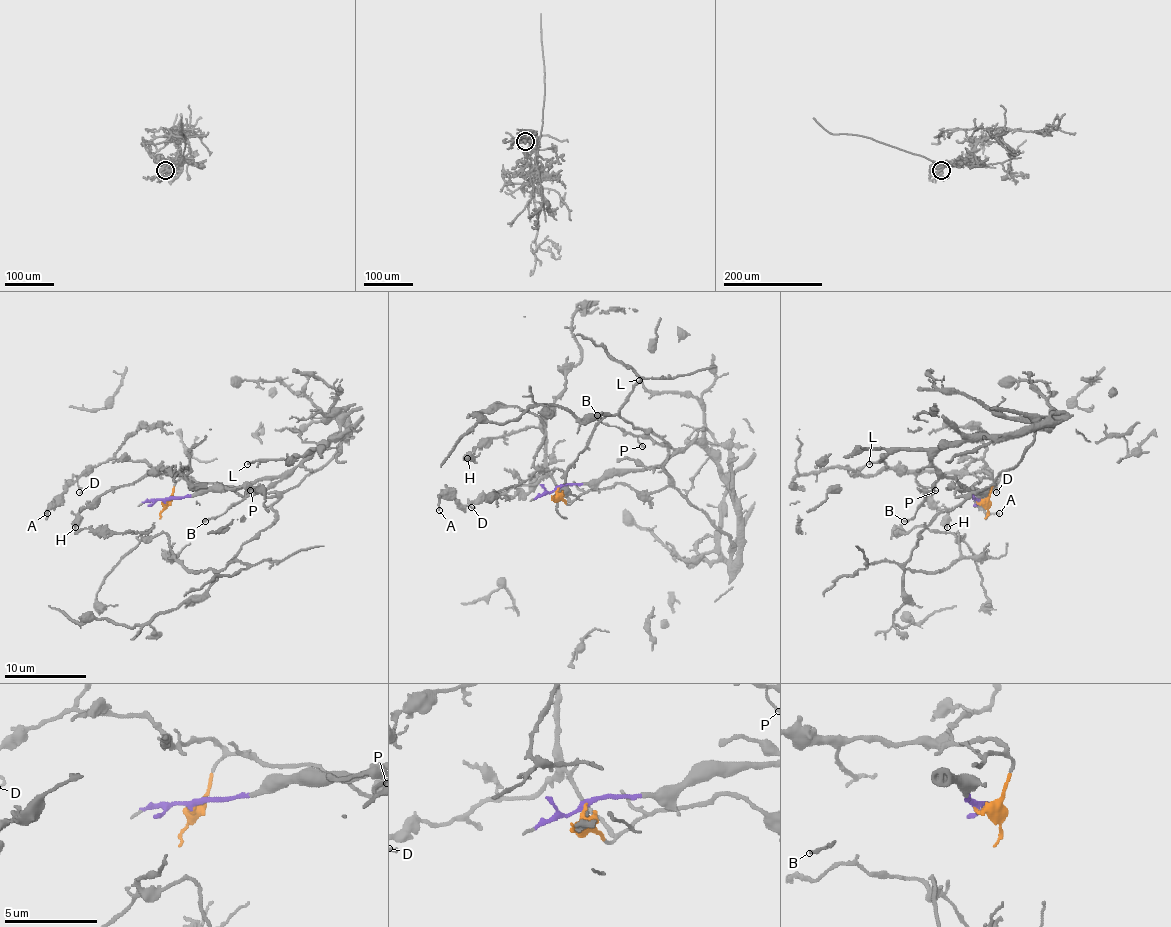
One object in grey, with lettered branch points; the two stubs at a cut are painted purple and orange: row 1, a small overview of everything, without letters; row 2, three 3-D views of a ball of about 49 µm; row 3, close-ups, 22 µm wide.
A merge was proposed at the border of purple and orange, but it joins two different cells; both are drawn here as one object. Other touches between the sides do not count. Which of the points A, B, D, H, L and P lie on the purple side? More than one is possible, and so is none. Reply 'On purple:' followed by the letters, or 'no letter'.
On purple: B, L, P

